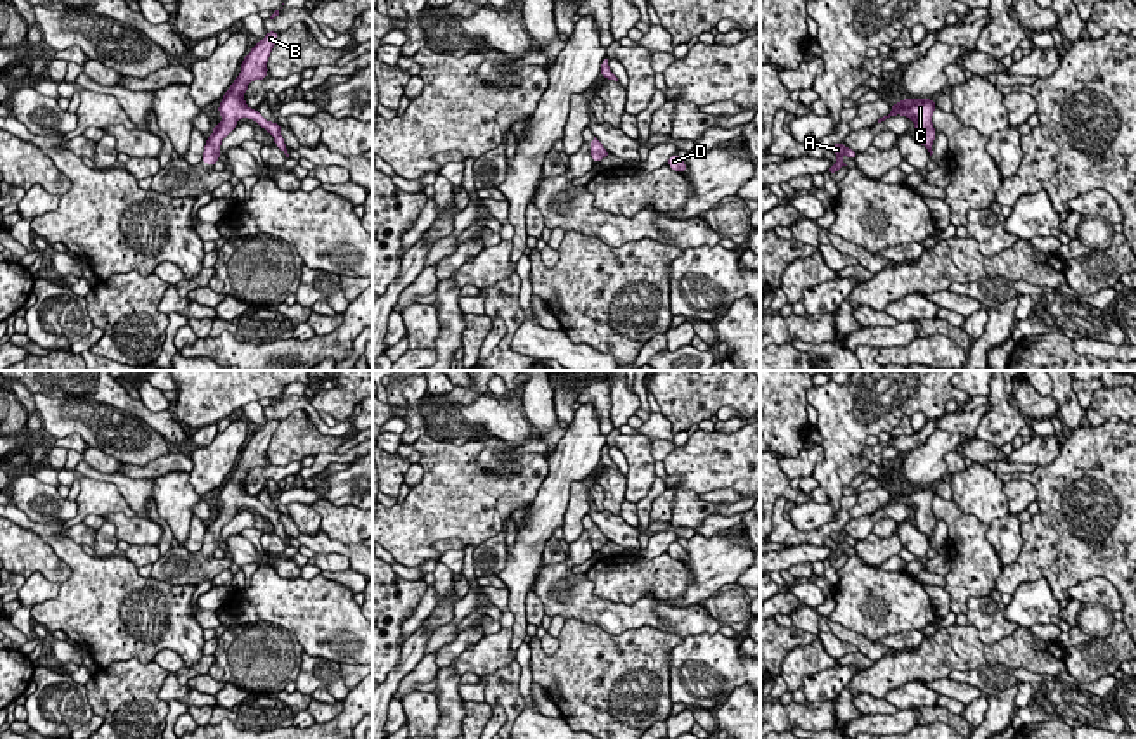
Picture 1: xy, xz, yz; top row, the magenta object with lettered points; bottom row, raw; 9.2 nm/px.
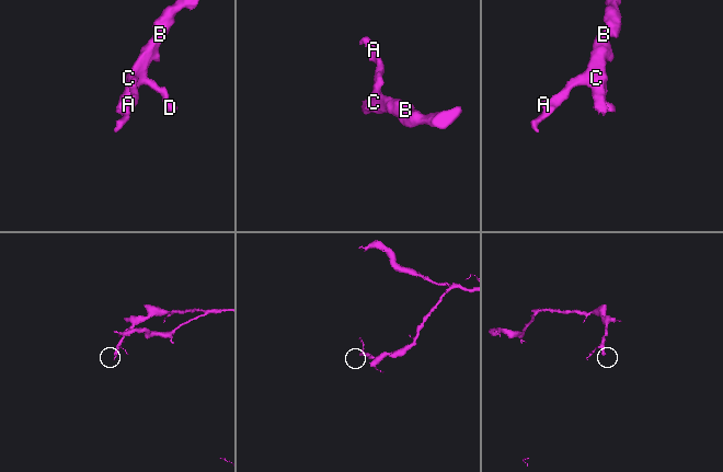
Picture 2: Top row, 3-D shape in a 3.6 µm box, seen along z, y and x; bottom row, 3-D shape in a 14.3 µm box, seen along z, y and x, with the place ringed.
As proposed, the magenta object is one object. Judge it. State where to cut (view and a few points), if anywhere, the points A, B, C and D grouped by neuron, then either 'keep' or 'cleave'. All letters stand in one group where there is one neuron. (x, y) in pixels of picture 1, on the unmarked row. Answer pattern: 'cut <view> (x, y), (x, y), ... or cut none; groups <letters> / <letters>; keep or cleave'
cut none; groups A B C D; keep

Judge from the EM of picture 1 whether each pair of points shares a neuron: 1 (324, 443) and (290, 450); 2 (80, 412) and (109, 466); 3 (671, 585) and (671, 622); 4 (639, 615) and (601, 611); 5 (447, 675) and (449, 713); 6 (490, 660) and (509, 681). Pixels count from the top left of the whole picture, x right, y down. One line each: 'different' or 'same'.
1: same
2: different
3: different
4: same
5: same
6: different

